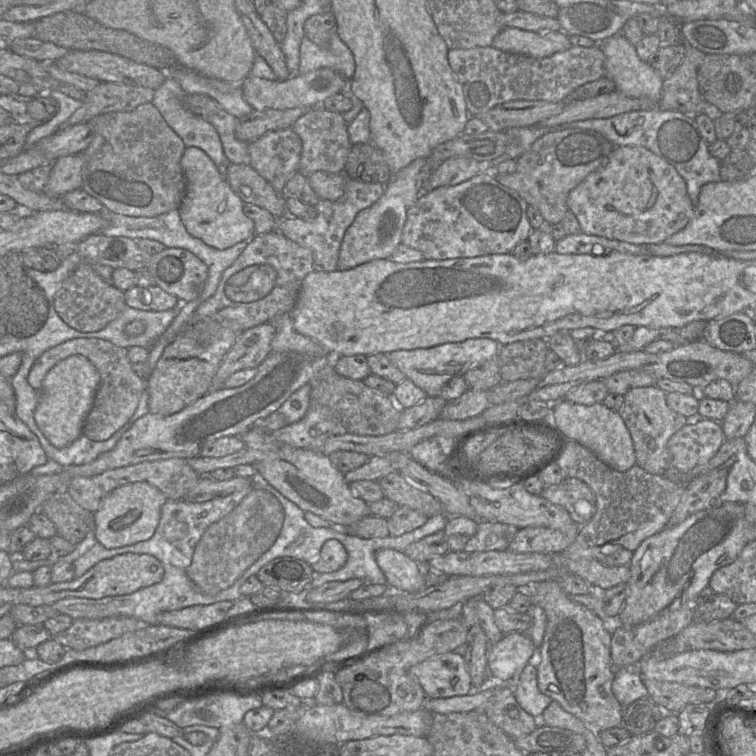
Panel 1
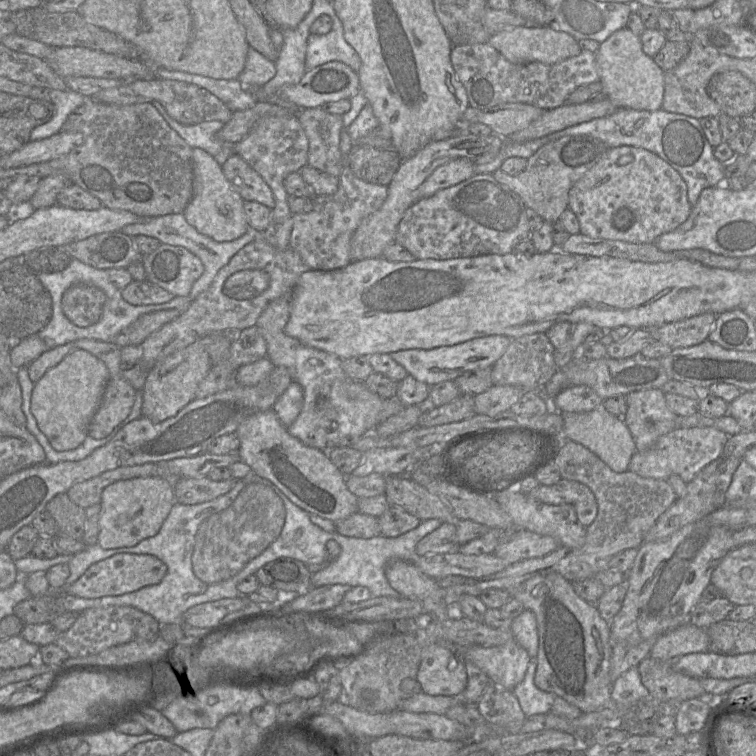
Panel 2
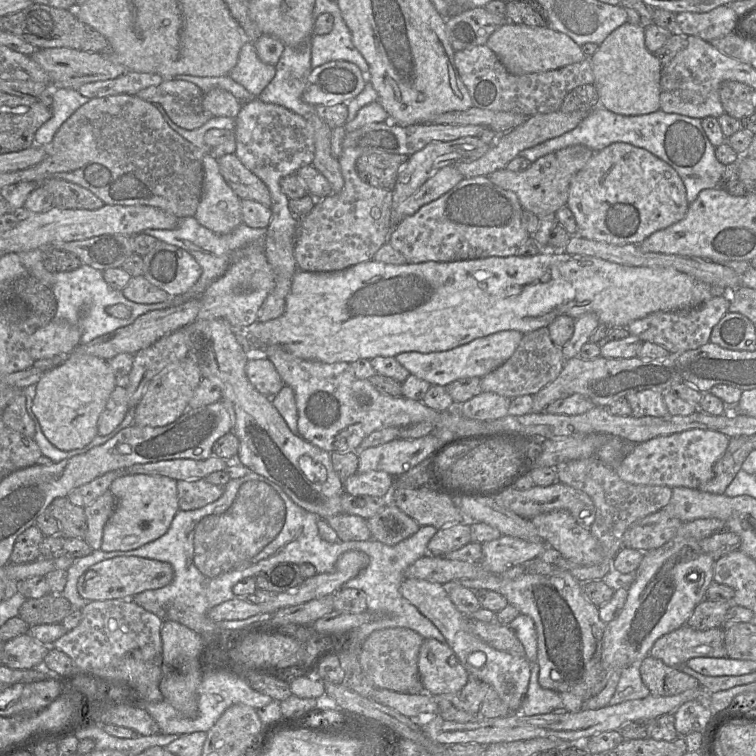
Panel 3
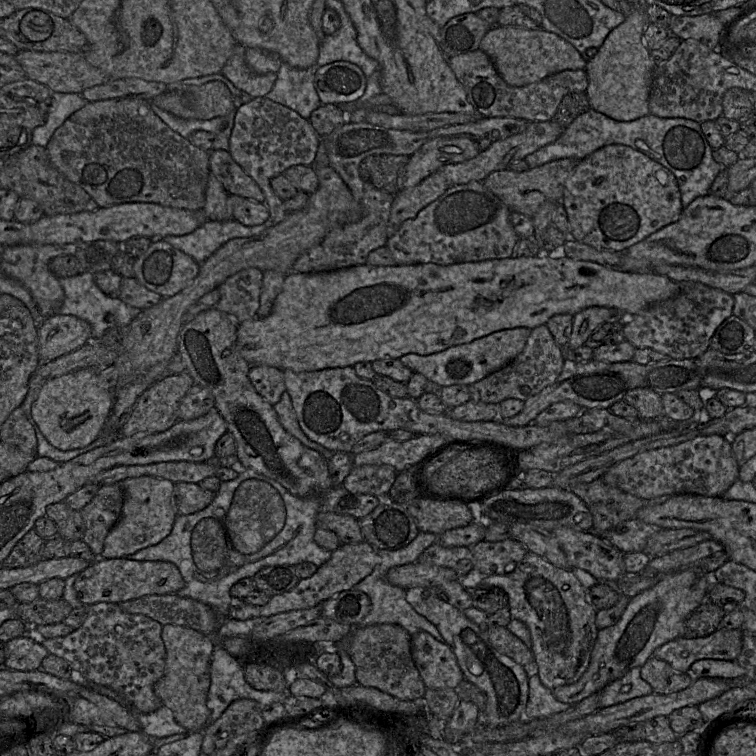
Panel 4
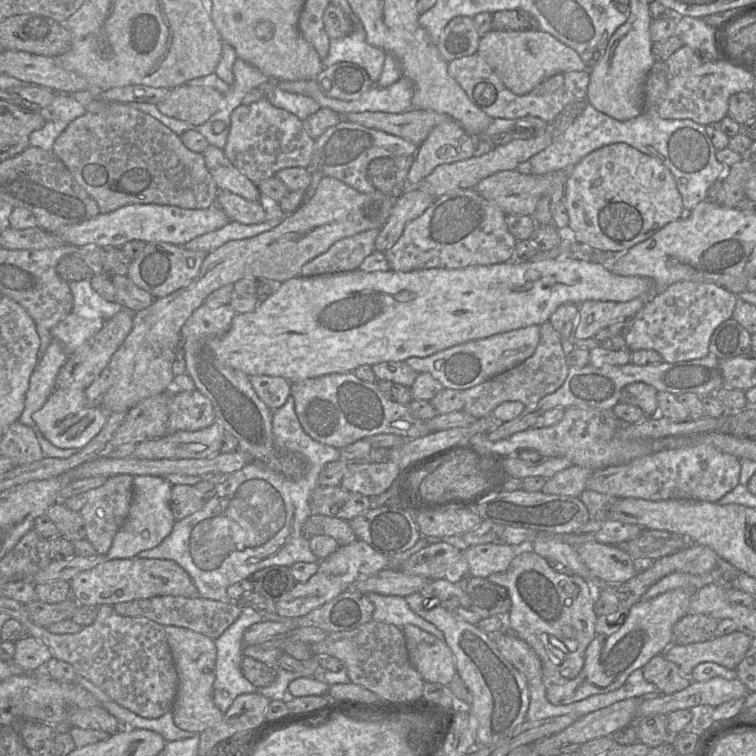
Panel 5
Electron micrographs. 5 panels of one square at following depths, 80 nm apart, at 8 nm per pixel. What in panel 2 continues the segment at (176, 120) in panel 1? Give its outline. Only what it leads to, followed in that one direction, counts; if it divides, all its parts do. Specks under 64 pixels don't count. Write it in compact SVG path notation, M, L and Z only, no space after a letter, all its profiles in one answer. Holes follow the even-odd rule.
M158 101L151 104L165 119L167 124L176 131L191 148L201 148L213 156L222 166L234 154L233 143L223 143L218 137L218 131L225 125L220 121L207 121L196 125L183 125L174 120Z

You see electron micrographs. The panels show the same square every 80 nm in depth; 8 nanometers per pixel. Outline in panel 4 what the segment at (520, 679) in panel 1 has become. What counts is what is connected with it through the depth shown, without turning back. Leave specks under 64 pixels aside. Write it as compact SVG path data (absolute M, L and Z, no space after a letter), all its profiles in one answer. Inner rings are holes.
M534 663L533 669L527 669L527 675L529 696L524 710L524 719L547 718L571 707L570 704L559 702L554 697L553 691L541 683L536 663Z

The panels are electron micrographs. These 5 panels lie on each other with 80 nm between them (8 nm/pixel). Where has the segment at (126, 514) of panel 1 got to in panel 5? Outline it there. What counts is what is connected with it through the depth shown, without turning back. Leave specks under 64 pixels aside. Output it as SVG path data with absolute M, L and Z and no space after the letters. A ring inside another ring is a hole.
M134 476L133 500L129 514L123 526L113 538L106 555L107 559L124 559L135 557L144 550L158 546L173 530L175 519L170 508L172 484L164 477Z

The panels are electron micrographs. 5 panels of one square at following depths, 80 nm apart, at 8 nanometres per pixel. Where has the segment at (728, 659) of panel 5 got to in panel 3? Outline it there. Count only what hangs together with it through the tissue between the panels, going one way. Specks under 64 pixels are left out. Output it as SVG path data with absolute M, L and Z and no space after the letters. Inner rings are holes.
M685 624L657 639L648 655L673 668L691 658L725 658L724 632L722 627L696 630Z

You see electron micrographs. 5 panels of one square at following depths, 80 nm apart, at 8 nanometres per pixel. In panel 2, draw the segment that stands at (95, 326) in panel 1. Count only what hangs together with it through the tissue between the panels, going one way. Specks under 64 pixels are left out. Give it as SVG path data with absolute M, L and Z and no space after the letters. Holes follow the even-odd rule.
M74 284L63 294L61 306L65 316L78 327L96 324L103 313L105 293L92 285Z

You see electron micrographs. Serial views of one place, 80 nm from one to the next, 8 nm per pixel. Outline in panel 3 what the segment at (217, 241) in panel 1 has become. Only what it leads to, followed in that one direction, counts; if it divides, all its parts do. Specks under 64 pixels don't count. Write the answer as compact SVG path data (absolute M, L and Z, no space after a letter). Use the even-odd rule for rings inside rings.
M211 152L203 157L203 170L203 192L194 218L214 233L228 234L243 223L241 199L224 180Z

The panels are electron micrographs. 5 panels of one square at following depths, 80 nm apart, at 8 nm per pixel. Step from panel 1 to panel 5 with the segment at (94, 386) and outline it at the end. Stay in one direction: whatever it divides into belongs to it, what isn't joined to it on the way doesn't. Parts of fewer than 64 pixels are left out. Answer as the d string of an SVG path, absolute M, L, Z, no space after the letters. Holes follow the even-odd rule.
M55 388L43 407L32 415L42 435L62 449L81 449L86 446L103 429L108 416L101 407L89 407L85 390L78 388Z

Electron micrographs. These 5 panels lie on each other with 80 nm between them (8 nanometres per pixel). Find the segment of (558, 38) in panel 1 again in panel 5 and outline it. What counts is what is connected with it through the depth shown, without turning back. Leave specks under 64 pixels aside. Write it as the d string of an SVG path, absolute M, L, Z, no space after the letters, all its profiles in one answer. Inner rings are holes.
M539 29L491 30L480 39L477 53L495 71L504 86L516 95L528 94L544 80L554 75L587 70L586 64L575 50Z

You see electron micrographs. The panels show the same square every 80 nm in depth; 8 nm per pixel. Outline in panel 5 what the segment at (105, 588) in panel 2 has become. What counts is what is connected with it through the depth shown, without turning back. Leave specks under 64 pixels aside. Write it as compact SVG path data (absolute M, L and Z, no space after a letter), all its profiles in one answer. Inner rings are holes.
M124 558L107 559L90 570L83 571L70 581L71 597L80 605L100 606L146 599L155 596L200 598L187 572L176 562L167 559Z

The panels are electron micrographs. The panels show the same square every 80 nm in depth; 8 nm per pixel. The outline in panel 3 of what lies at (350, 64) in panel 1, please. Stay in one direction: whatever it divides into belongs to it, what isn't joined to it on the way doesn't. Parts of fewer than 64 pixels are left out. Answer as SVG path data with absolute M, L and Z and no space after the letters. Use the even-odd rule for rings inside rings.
M333 16L331 32L323 35L311 35L311 67L316 68L330 61L348 61L356 65L364 75L368 75L369 66L354 46L351 33L340 16Z

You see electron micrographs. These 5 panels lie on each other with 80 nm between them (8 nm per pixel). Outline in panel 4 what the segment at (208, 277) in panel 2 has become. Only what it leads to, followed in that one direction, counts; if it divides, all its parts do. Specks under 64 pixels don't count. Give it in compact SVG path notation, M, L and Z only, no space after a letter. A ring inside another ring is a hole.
M234 219L226 221L205 220L189 234L182 236L168 235L163 237L162 240L188 254L201 265L228 241L259 235L271 224L274 223L267 222L256 226L245 226Z

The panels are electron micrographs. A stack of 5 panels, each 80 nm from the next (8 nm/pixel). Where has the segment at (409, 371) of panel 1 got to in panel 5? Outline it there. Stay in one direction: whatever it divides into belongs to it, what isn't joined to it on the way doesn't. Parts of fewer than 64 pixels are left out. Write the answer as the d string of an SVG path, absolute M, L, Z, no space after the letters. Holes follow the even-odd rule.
M531 325L458 344L425 358L411 357L406 363L417 373L430 373L444 388L463 391L524 362L534 354L539 340L540 326Z

